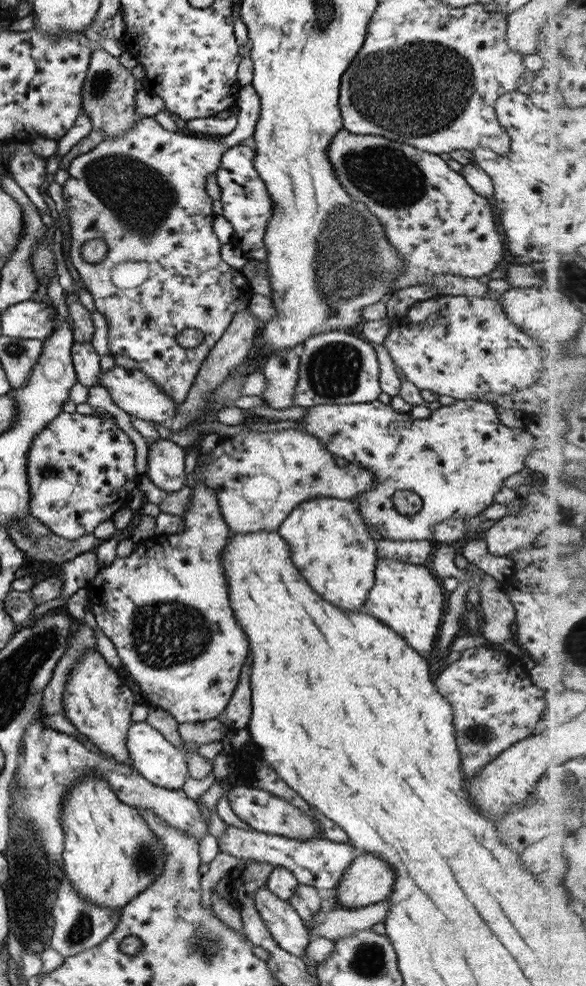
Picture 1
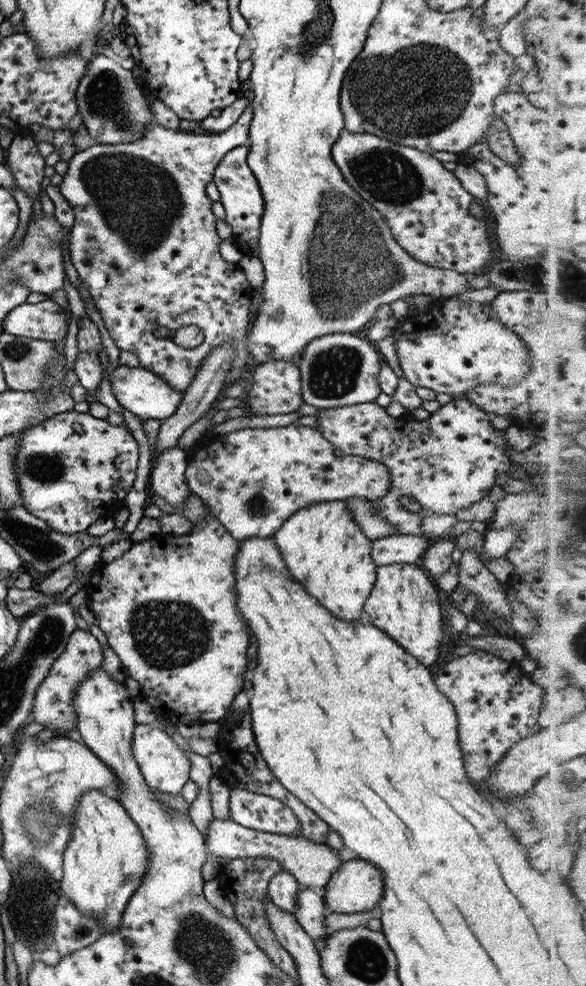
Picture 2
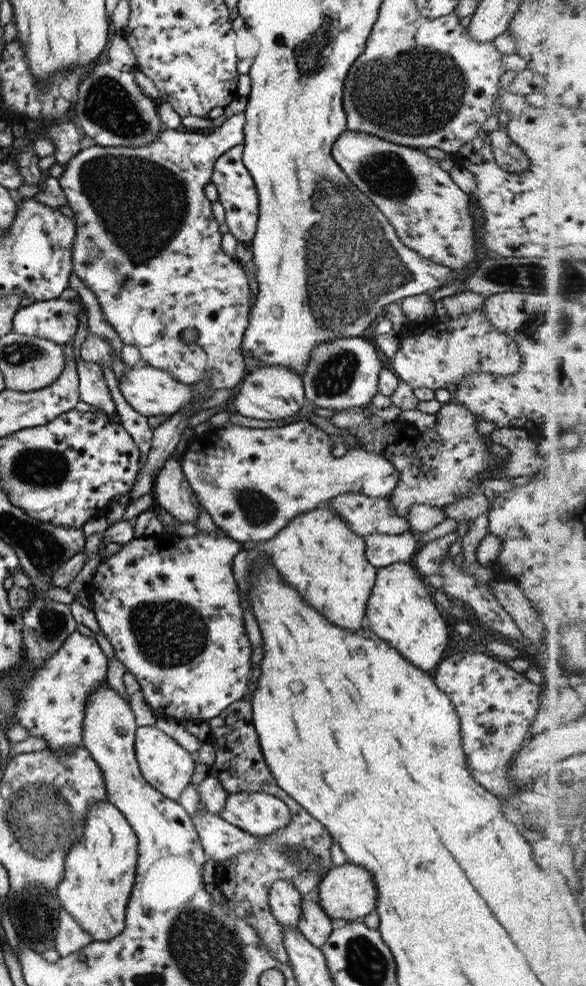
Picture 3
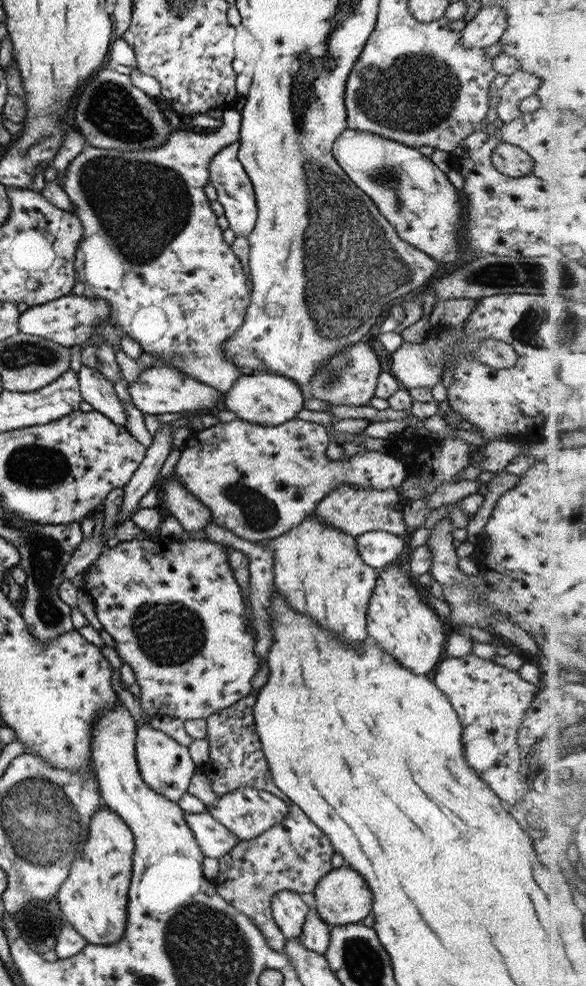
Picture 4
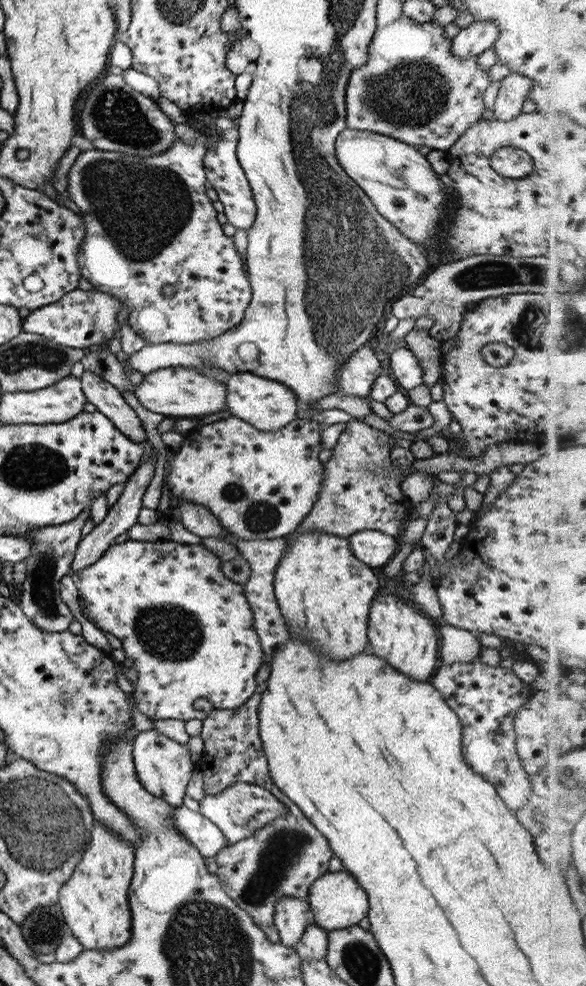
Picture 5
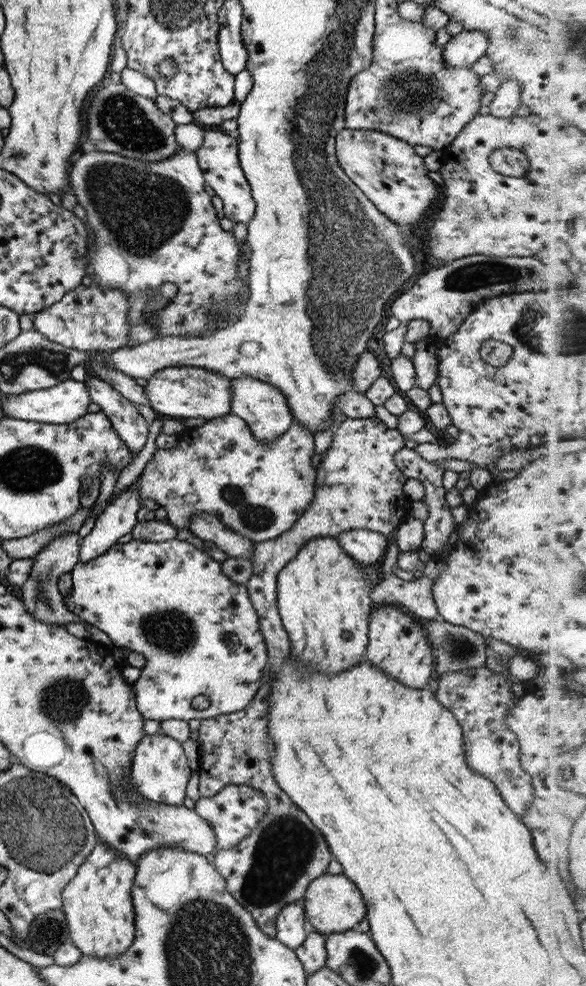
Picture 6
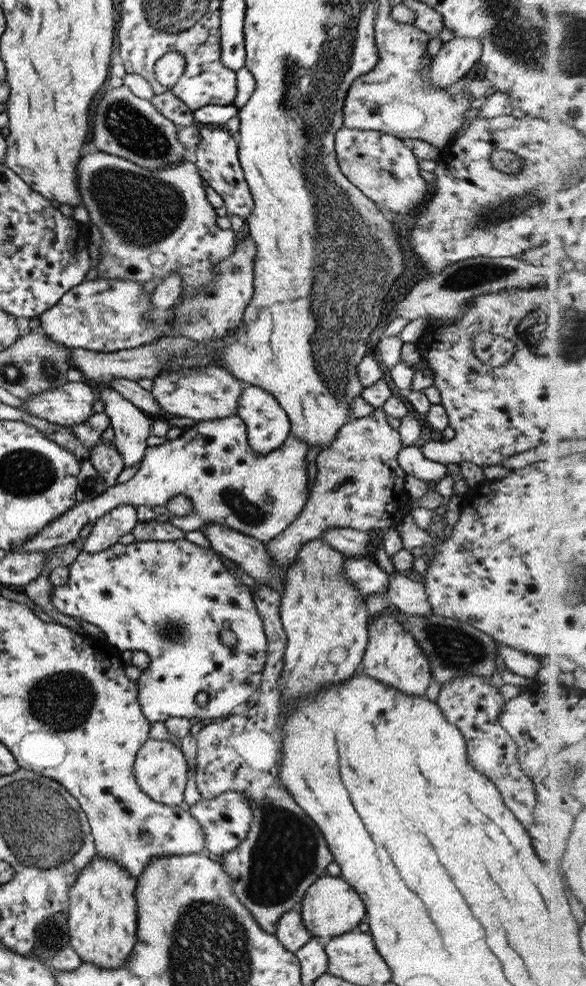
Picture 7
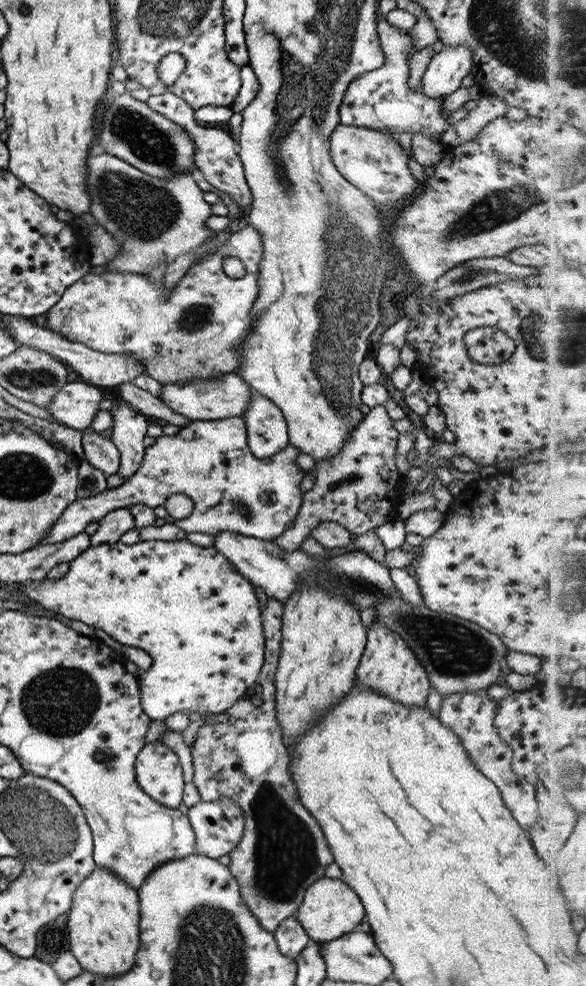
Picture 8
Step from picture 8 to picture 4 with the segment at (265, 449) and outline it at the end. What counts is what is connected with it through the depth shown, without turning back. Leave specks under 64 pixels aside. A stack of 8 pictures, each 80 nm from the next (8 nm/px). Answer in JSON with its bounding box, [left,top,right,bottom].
[224,372,306,427]

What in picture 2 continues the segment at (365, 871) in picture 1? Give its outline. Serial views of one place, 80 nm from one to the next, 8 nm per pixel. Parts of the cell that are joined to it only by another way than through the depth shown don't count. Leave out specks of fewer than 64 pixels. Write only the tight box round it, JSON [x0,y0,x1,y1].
[324,858,383,913]

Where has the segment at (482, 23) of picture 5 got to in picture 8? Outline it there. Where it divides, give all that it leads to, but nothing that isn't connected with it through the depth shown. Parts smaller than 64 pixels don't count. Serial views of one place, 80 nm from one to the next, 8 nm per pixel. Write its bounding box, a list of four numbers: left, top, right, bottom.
[420,46,471,99]

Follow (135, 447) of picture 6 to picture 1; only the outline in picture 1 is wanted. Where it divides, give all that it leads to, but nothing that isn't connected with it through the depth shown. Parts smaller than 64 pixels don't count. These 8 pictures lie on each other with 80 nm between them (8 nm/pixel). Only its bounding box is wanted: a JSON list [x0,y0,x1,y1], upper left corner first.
[70,342,99,387]

